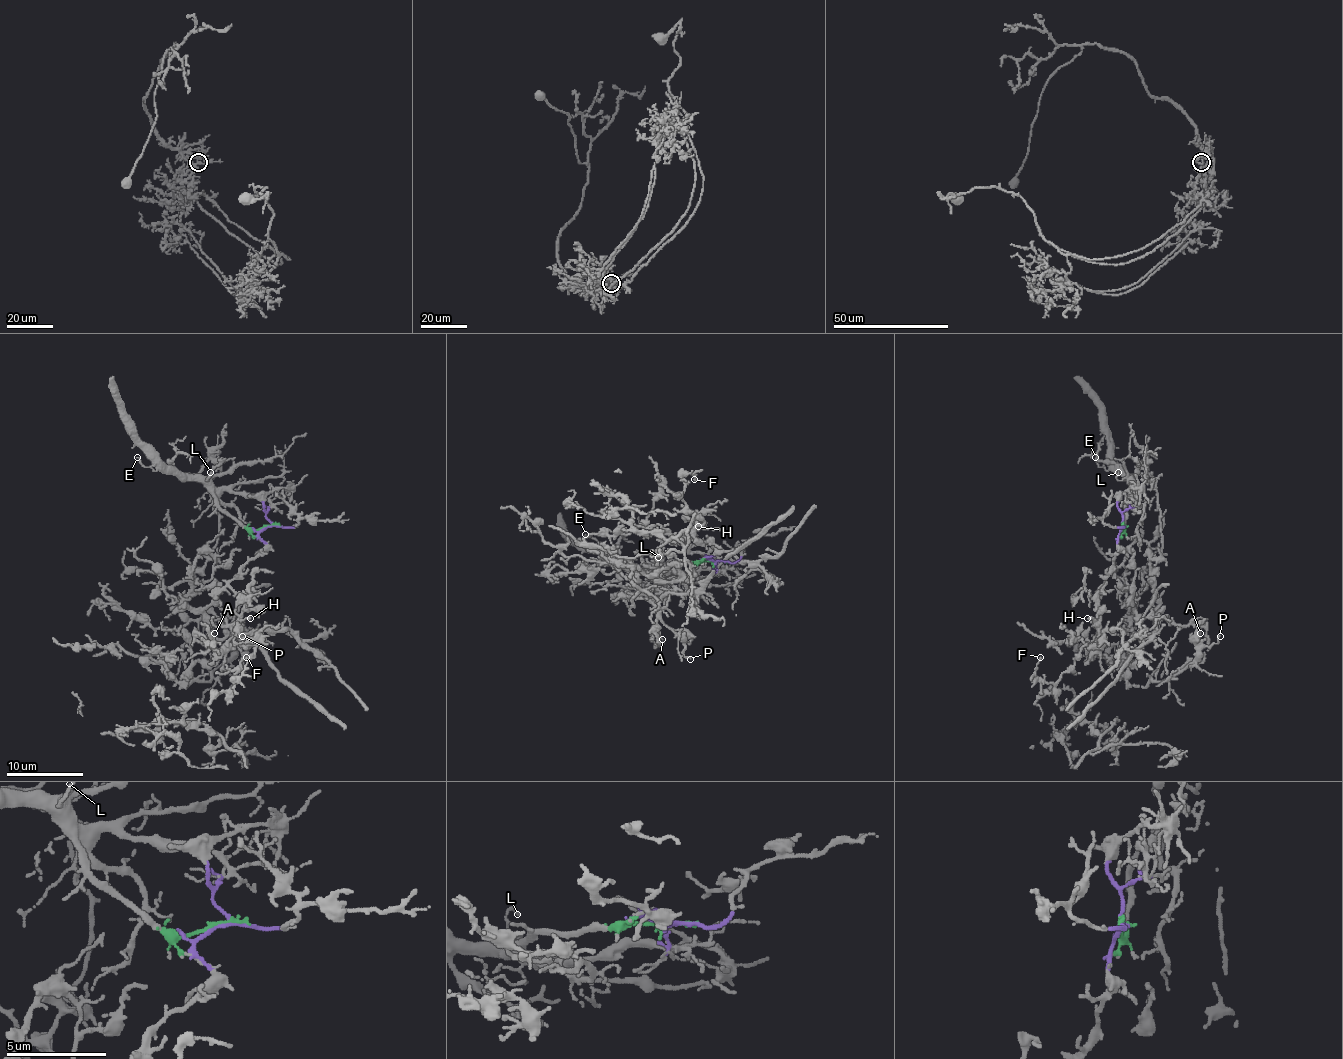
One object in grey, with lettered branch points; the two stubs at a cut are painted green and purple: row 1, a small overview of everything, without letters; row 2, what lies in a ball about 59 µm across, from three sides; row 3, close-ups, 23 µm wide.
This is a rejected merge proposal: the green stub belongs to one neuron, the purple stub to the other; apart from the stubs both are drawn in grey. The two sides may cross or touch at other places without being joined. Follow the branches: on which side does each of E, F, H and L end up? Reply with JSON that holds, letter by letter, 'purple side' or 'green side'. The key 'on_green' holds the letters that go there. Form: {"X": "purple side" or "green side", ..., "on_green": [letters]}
{"E": "green side", "F": "purple side", "H": "purple side", "L": "green side", "on_green": ["E", "L"]}

